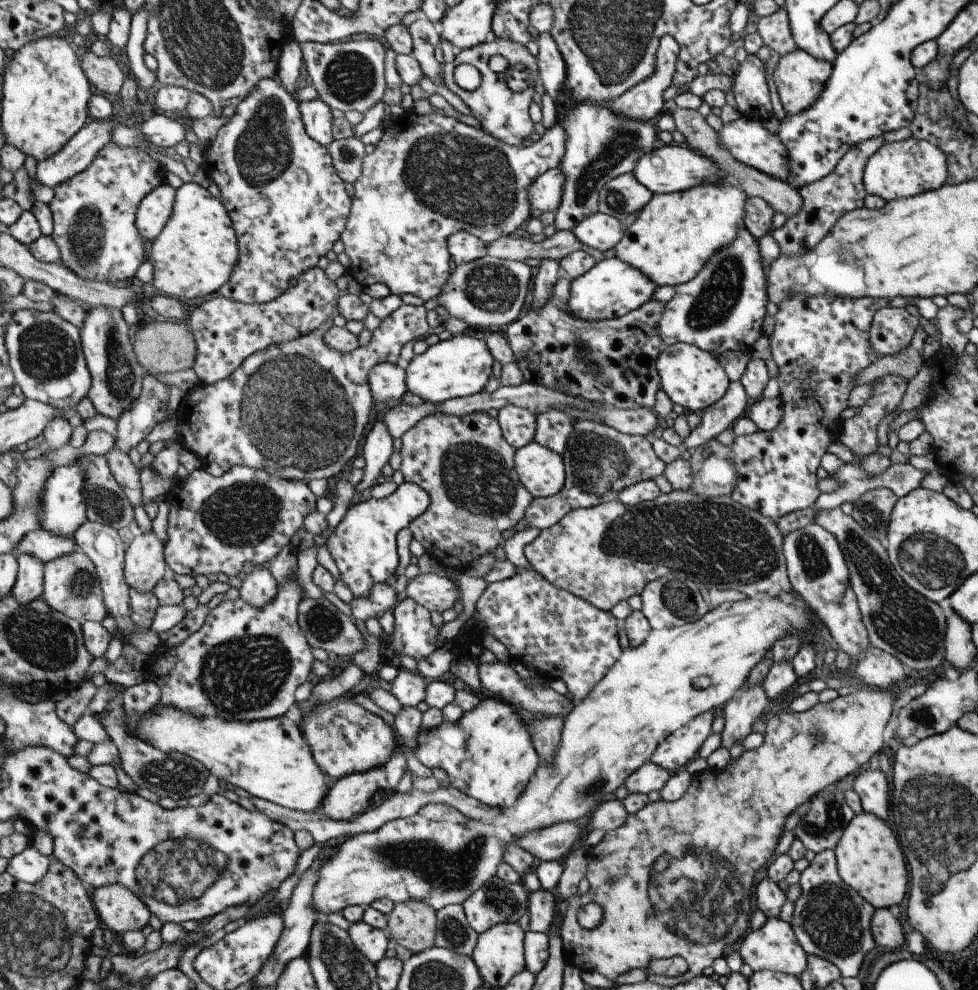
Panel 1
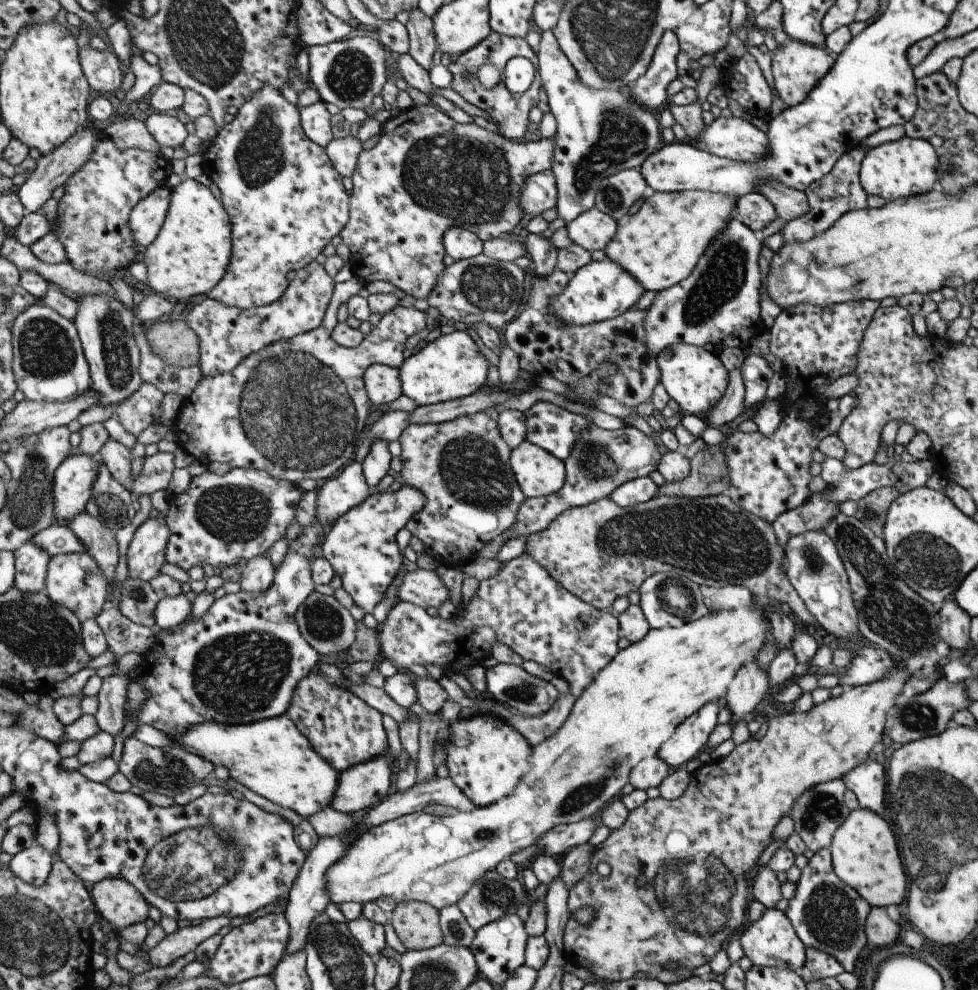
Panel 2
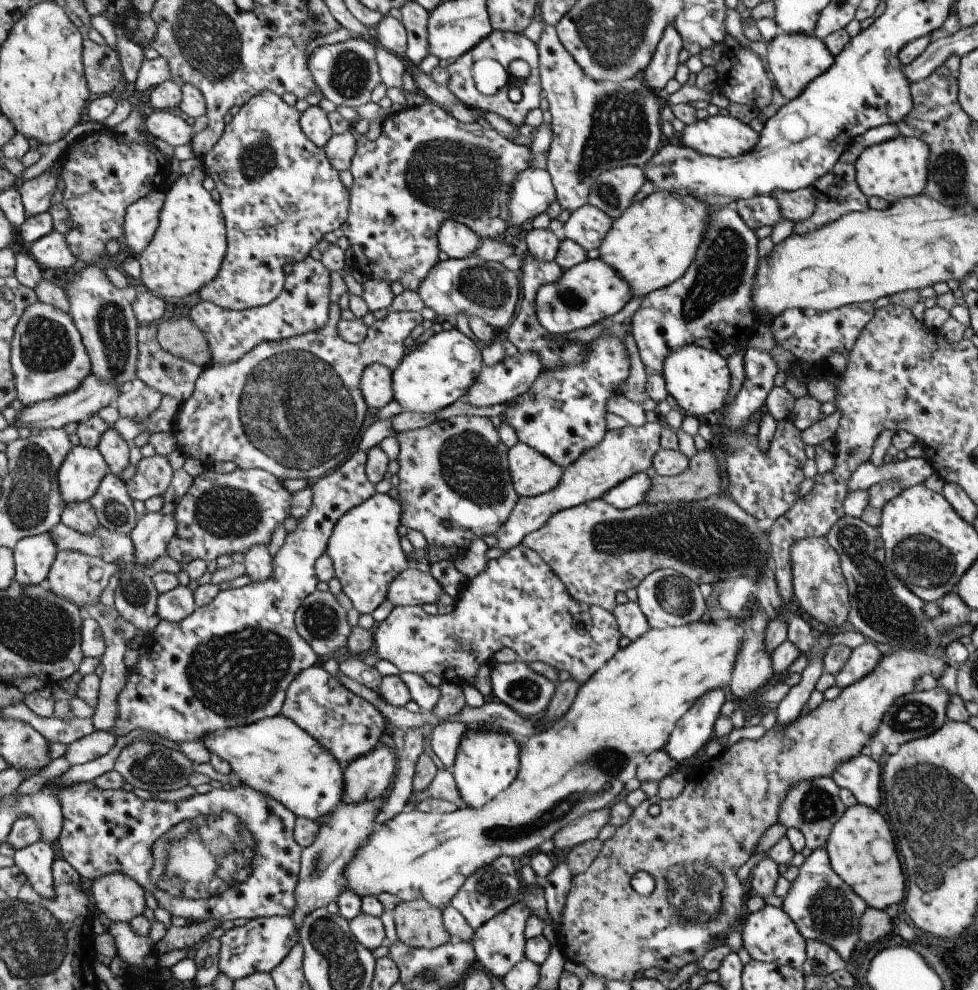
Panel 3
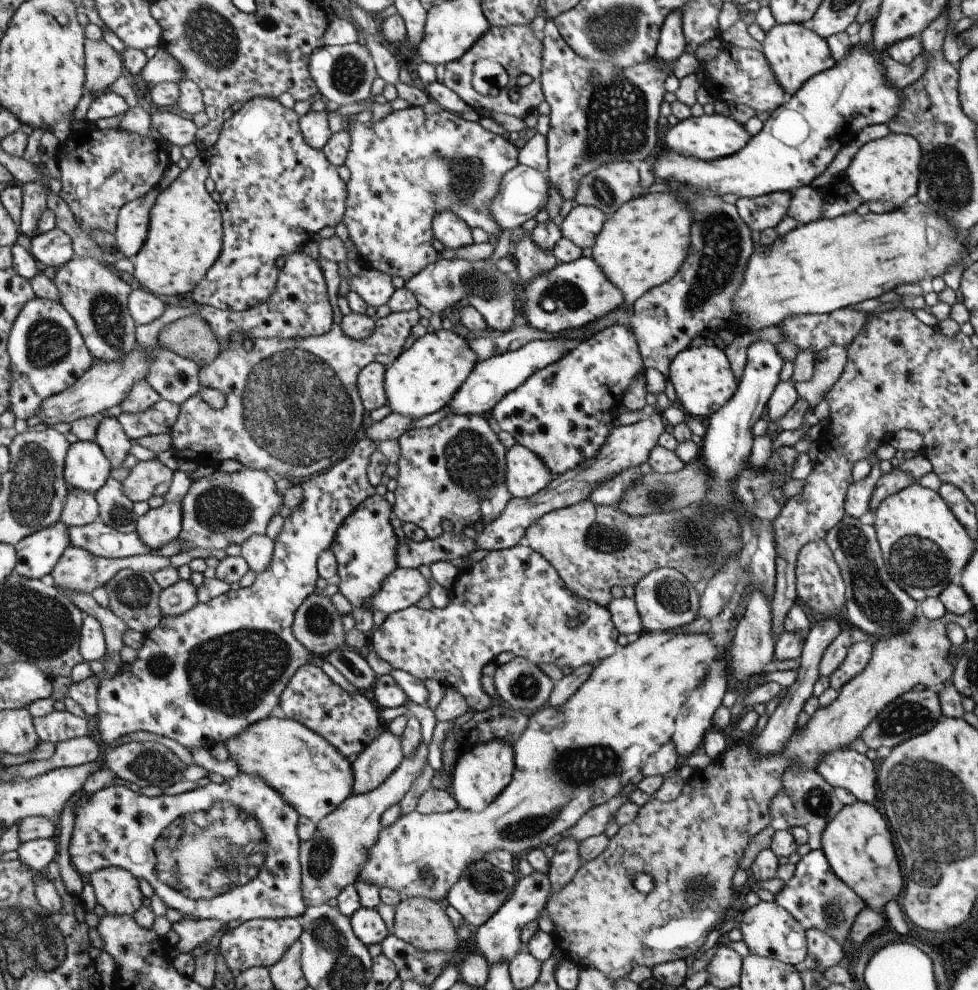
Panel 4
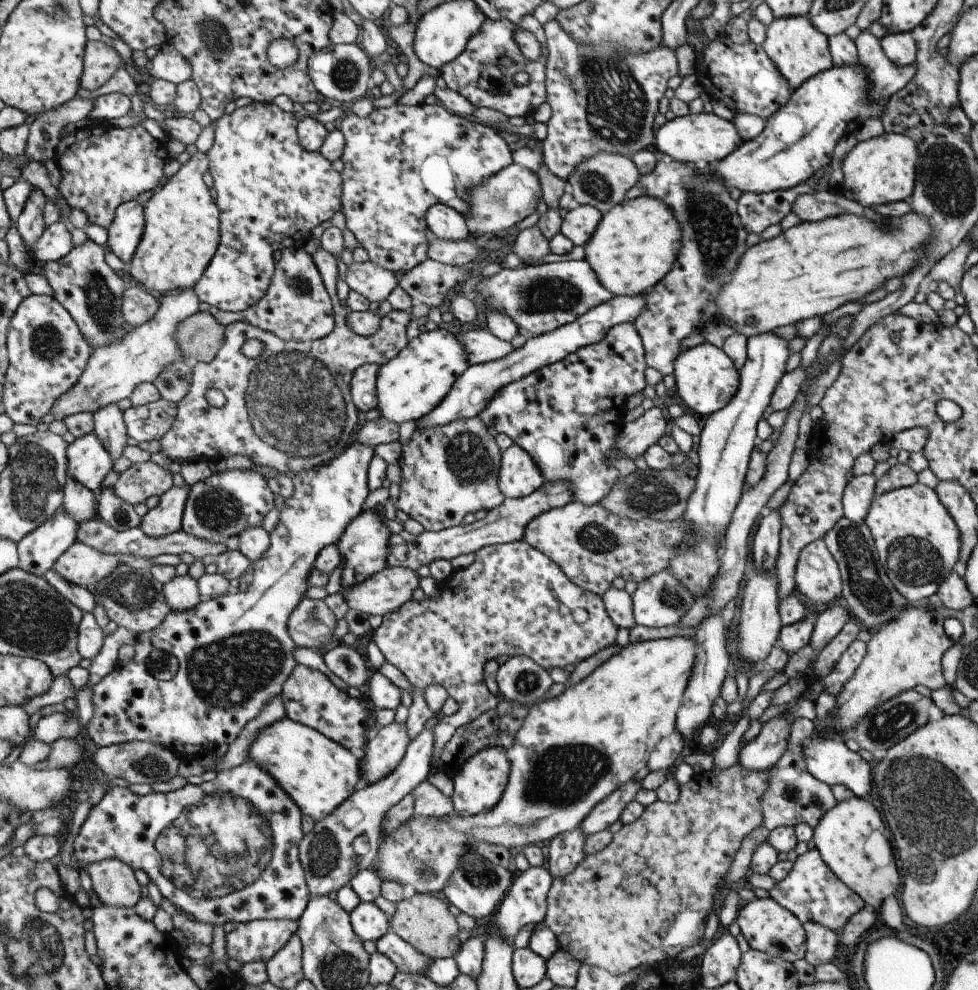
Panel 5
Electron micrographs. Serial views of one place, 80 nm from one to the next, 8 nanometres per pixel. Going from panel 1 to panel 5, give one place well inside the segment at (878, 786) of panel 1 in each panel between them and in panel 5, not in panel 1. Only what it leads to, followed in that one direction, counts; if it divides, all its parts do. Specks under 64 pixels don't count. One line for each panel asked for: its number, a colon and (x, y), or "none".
2: (867, 781)
3: (861, 775)
4: (845, 768)
5: (828, 760)

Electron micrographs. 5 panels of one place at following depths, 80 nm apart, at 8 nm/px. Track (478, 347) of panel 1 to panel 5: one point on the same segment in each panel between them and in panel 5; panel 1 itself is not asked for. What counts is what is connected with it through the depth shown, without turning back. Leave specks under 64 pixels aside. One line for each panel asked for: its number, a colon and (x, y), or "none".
2: (453, 366)
3: (435, 374)
4: (425, 378)
5: (413, 384)

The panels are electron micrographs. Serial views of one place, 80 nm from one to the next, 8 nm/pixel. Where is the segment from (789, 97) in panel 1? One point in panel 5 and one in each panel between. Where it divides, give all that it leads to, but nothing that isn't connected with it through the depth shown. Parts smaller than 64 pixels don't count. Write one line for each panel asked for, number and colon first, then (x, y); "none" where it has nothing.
2: (796, 68)
3: (794, 61)
4: (794, 53)
5: (798, 50)

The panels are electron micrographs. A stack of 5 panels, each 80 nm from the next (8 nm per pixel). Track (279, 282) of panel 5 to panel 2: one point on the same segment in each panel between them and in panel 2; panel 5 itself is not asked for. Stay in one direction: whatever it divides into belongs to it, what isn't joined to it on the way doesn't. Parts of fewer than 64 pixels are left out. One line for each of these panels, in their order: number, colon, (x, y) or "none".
2: (229, 334)
3: (304, 306)
4: (301, 307)

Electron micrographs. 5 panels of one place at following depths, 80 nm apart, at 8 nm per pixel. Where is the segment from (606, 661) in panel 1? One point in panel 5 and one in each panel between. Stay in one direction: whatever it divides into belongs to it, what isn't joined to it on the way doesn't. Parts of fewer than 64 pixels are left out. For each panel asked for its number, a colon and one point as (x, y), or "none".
2: (523, 607)
3: (517, 602)
4: (513, 600)
5: (513, 600)

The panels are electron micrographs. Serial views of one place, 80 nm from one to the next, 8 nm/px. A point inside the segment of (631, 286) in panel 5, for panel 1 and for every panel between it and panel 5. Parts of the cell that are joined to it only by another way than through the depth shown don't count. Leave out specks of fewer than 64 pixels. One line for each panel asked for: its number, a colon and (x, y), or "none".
1: (674, 234)
2: (659, 245)
3: (651, 244)
4: (643, 243)

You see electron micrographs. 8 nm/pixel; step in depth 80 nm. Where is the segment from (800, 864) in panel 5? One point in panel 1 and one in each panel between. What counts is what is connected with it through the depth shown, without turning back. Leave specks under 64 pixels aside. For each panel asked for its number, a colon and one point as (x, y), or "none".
1: (831, 921)
2: (827, 915)
3: (822, 907)
4: (816, 898)

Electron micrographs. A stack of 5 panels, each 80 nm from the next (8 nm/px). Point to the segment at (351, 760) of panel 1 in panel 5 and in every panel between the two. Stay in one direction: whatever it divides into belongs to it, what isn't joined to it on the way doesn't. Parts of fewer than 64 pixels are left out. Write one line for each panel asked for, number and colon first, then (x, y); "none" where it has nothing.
2: (344, 729)
3: (345, 723)
4: (350, 721)
5: (311, 698)

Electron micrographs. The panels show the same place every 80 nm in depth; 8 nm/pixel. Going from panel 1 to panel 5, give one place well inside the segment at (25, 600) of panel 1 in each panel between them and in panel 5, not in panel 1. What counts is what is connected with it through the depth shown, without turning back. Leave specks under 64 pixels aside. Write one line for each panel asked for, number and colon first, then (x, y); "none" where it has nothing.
2: (32, 562)
3: (34, 556)
4: (39, 553)
5: (39, 551)

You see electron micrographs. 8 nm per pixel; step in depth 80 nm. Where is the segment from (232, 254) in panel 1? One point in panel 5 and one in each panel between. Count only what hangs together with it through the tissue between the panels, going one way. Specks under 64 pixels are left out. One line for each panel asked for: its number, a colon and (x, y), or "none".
2: (192, 253)
3: (188, 251)
4: (186, 236)
5: (183, 232)

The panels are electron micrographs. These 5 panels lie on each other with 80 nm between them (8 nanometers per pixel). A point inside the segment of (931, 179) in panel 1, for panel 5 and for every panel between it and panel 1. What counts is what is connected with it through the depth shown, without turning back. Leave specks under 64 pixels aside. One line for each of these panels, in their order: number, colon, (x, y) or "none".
2: (907, 167)
3: (897, 168)
4: (887, 169)
5: (880, 170)

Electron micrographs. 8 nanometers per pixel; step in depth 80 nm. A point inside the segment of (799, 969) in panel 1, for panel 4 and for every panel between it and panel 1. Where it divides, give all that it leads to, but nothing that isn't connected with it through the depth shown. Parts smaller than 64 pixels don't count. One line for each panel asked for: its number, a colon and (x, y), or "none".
2: (771, 941)
3: (768, 935)
4: (768, 930)

